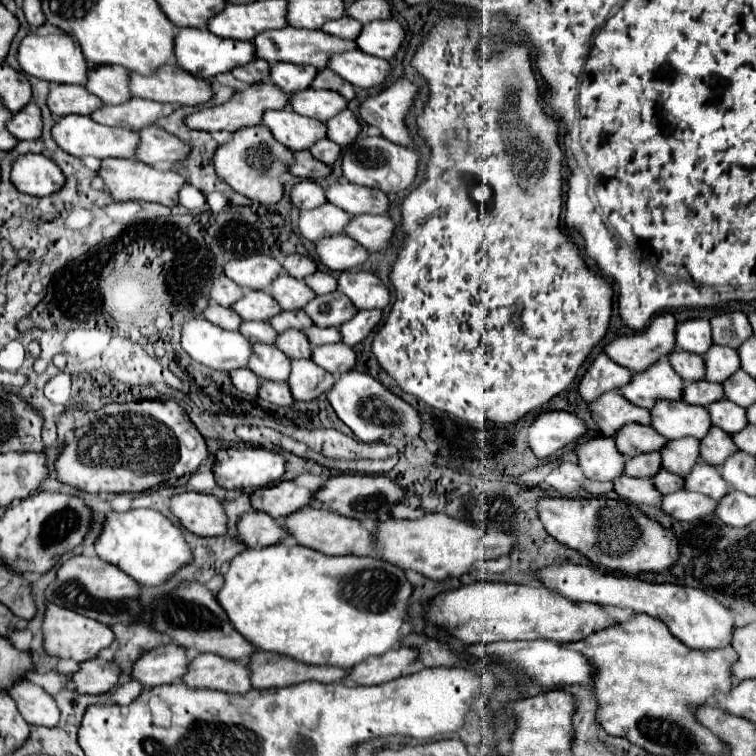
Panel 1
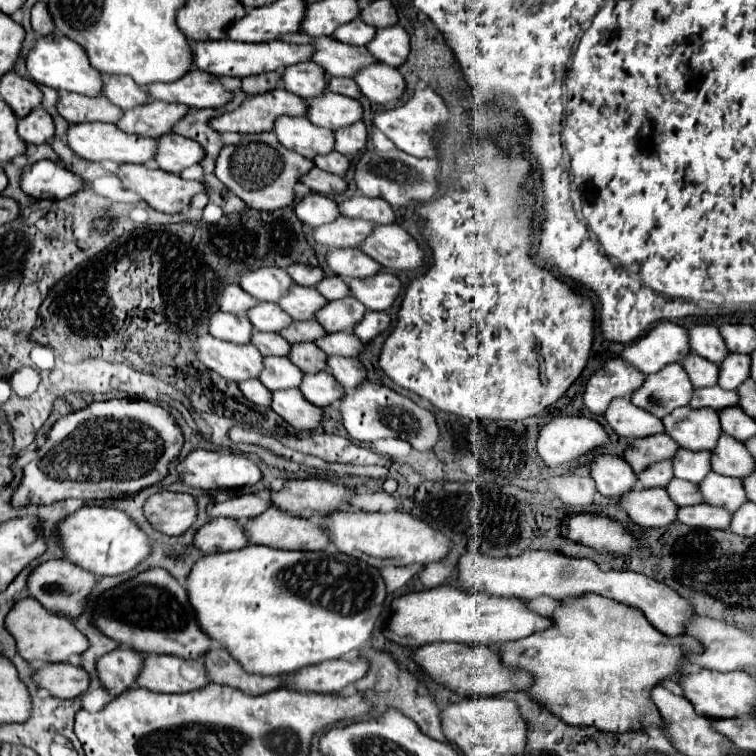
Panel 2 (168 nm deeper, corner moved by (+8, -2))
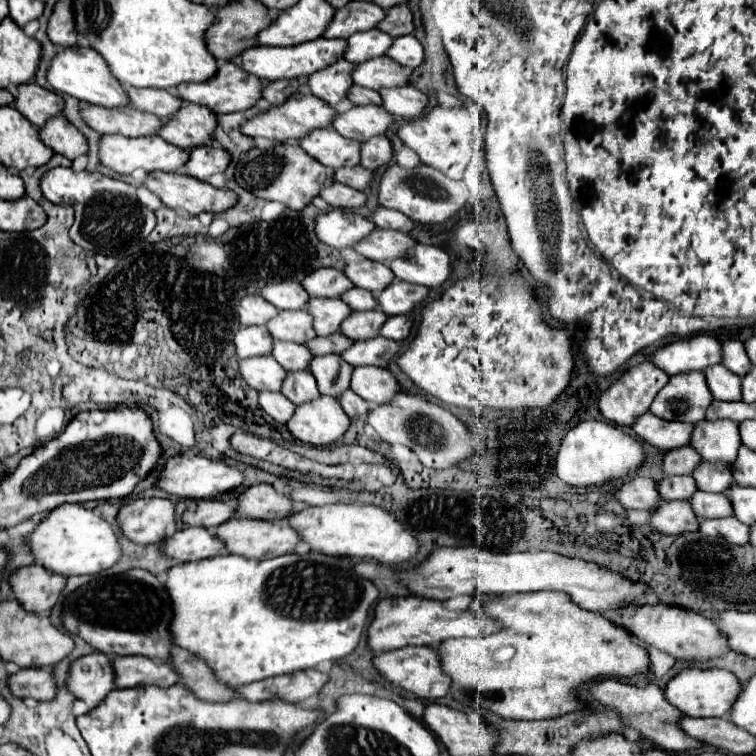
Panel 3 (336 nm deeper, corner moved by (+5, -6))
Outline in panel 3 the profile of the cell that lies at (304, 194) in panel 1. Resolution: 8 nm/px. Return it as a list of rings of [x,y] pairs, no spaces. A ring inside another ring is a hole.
[[[332,208],[314,218],[316,236],[324,244],[328,244],[336,250],[350,248],[362,236],[370,234],[370,230],[374,230],[374,226],[364,216],[360,216],[356,212],[356,220],[354,220],[354,216],[342,208]]]

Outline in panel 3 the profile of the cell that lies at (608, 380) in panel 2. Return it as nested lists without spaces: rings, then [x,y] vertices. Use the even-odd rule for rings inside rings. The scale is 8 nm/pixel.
[[[642,362],[642,364],[626,370],[626,372],[622,374],[622,378],[618,378],[616,382],[612,382],[610,388],[602,392],[602,396],[600,396],[600,400],[598,400],[600,414],[602,414],[606,420],[610,420],[610,422],[614,422],[614,424],[618,424],[618,426],[632,426],[632,422],[634,422],[634,418],[636,418],[638,414],[648,412],[648,406],[652,404],[652,400],[654,400],[654,396],[658,394],[658,390],[666,386],[668,378],[670,378],[668,374],[664,374],[664,372],[662,372],[660,368],[656,368],[656,366],[650,366],[650,362]]]

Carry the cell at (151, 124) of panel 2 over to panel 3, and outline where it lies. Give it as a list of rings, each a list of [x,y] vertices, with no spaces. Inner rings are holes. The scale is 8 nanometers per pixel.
[[[184,104],[180,110],[162,122],[158,136],[174,146],[188,150],[196,144],[210,142],[208,134],[216,126],[216,116],[210,114],[208,108],[198,104]]]

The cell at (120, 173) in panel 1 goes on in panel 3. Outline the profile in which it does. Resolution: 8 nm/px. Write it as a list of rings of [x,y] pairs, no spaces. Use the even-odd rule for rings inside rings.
[[[150,172],[142,184],[156,194],[164,206],[184,210],[192,216],[200,212],[222,212],[236,204],[236,194],[230,190],[214,188],[180,172]]]

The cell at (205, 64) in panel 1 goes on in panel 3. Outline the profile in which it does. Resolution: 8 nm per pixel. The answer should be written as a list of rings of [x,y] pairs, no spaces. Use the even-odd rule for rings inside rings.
[[[316,38],[298,46],[290,48],[274,48],[274,46],[254,46],[244,50],[242,54],[232,58],[232,64],[242,68],[248,74],[258,76],[264,82],[280,80],[280,78],[300,78],[312,74],[312,70],[322,70],[324,66],[330,66],[332,62],[340,60],[344,54],[344,40],[328,40],[328,38]]]

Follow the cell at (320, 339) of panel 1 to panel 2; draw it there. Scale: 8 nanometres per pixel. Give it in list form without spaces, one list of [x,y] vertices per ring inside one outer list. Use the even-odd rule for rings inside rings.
[[[335,332],[315,342],[327,356],[359,356],[365,350],[365,342],[361,342],[353,332]]]

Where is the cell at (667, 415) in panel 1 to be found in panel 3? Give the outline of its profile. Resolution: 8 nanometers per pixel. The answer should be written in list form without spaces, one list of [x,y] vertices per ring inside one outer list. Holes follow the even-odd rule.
[[[700,420],[694,424],[690,446],[710,462],[726,462],[732,464],[736,460],[736,450],[740,448],[738,424],[732,420]]]

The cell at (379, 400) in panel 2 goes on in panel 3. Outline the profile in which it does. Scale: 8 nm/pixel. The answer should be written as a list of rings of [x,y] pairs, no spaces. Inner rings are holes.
[[[396,394],[388,404],[372,406],[364,416],[366,426],[370,426],[382,442],[404,444],[414,450],[420,462],[428,462],[432,468],[450,468],[466,460],[476,450],[476,434],[472,434],[454,414],[446,408],[432,404],[420,396]]]

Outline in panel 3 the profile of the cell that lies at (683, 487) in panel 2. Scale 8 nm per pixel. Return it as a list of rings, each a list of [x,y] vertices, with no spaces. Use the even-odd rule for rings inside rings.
[[[694,492],[690,496],[690,506],[698,518],[724,518],[732,516],[732,506],[724,494],[710,492]]]

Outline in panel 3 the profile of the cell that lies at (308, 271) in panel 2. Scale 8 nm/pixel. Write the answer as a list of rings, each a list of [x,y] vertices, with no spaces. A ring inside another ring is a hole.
[[[318,268],[318,270],[310,272],[302,280],[302,286],[304,286],[304,290],[310,296],[338,298],[344,290],[352,288],[354,284],[340,270],[334,270],[334,268]]]

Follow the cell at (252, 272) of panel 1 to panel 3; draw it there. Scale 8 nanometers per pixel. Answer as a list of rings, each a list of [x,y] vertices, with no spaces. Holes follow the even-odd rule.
[[[282,280],[266,284],[260,290],[262,298],[274,304],[278,310],[302,310],[308,302],[308,292],[302,288],[300,282],[294,280]]]

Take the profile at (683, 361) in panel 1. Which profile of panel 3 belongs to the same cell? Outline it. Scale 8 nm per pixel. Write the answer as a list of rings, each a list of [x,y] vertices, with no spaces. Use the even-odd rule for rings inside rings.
[[[722,364],[708,366],[704,370],[704,376],[714,400],[740,400],[740,376],[732,374],[728,368],[724,368]]]

